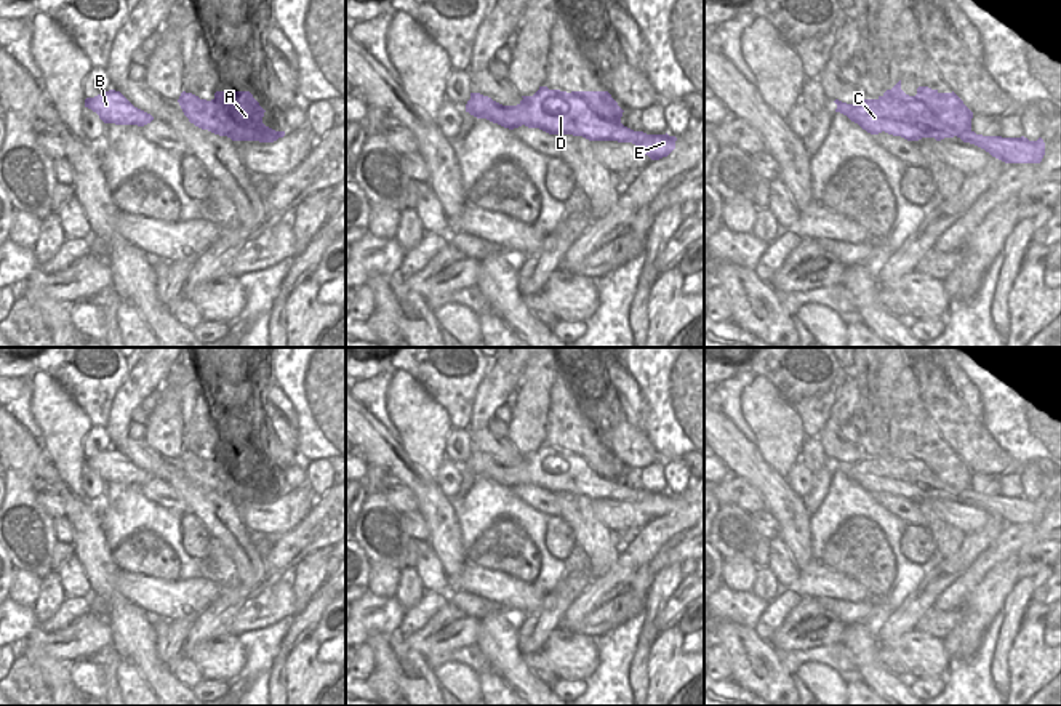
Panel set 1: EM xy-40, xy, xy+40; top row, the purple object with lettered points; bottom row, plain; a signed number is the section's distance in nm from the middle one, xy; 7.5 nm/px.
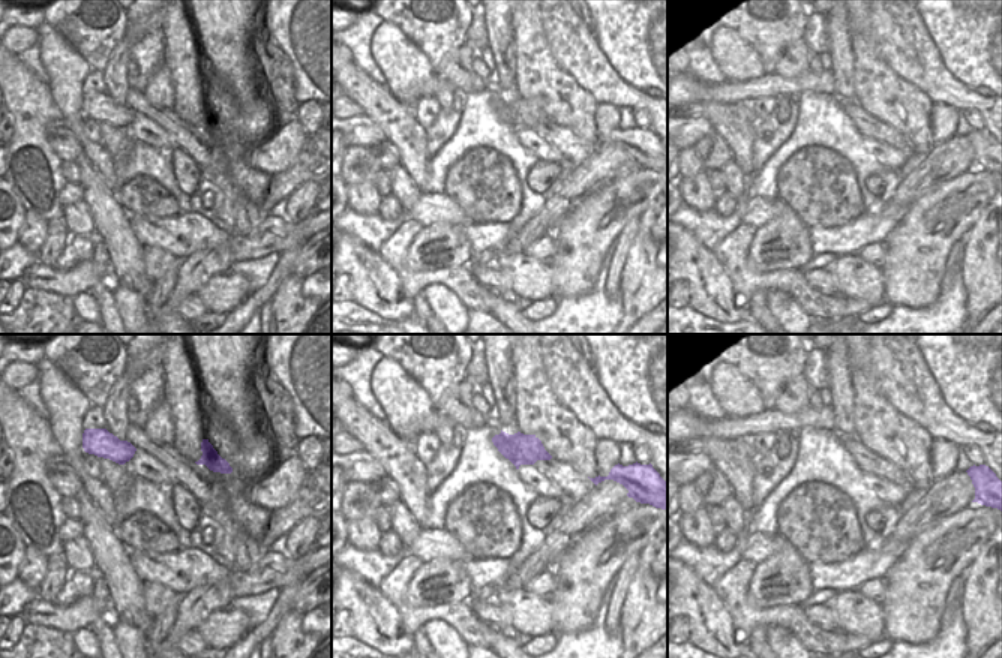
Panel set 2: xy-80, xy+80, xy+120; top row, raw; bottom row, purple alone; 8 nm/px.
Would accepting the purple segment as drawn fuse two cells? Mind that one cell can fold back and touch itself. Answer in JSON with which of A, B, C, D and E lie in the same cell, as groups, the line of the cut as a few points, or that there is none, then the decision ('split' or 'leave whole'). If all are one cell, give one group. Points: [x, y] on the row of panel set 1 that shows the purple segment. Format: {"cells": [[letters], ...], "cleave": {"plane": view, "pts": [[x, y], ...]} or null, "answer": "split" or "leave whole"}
{"cells": [["A", "B", "C", "D", "E"]], "cleave": null, "answer": "leave whole"}

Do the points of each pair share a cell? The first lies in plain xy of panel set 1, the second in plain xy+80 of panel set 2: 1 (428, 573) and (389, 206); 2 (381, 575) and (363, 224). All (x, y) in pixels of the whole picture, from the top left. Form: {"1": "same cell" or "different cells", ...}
{"1": "different cells", "2": "different cells"}

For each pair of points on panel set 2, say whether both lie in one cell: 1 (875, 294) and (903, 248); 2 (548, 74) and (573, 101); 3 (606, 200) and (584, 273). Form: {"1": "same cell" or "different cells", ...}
{"1": "different cells", "2": "same cell", "3": "same cell"}

